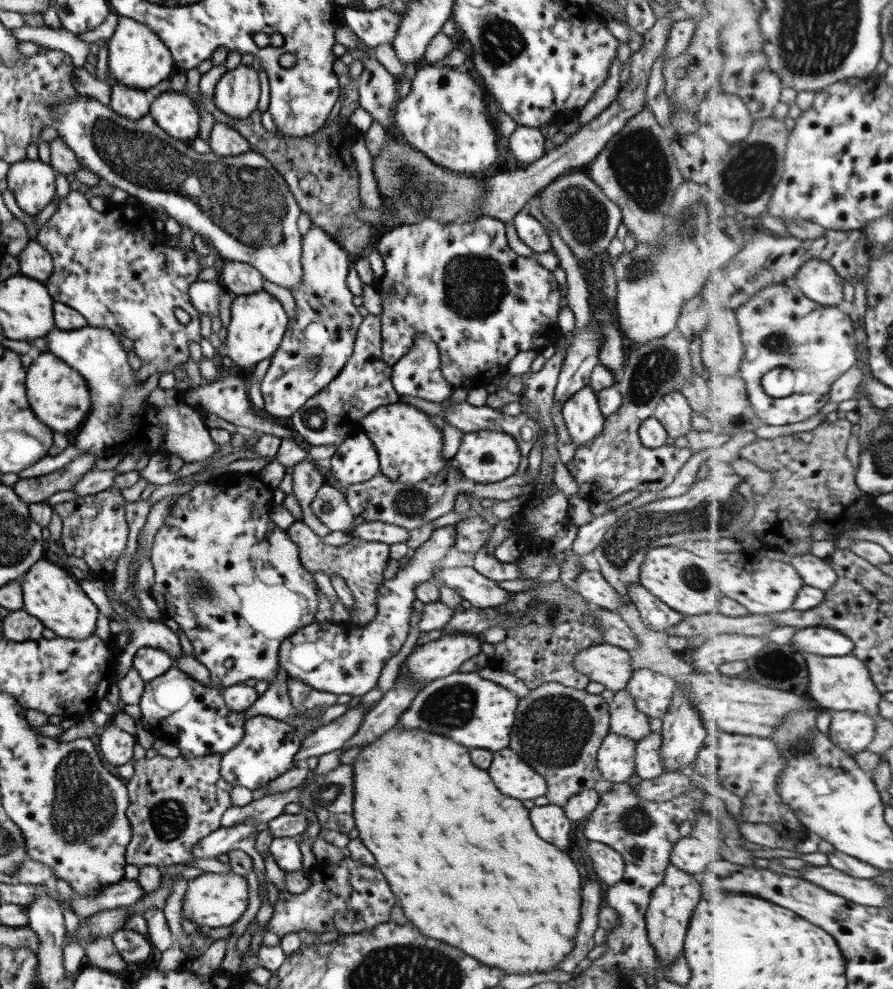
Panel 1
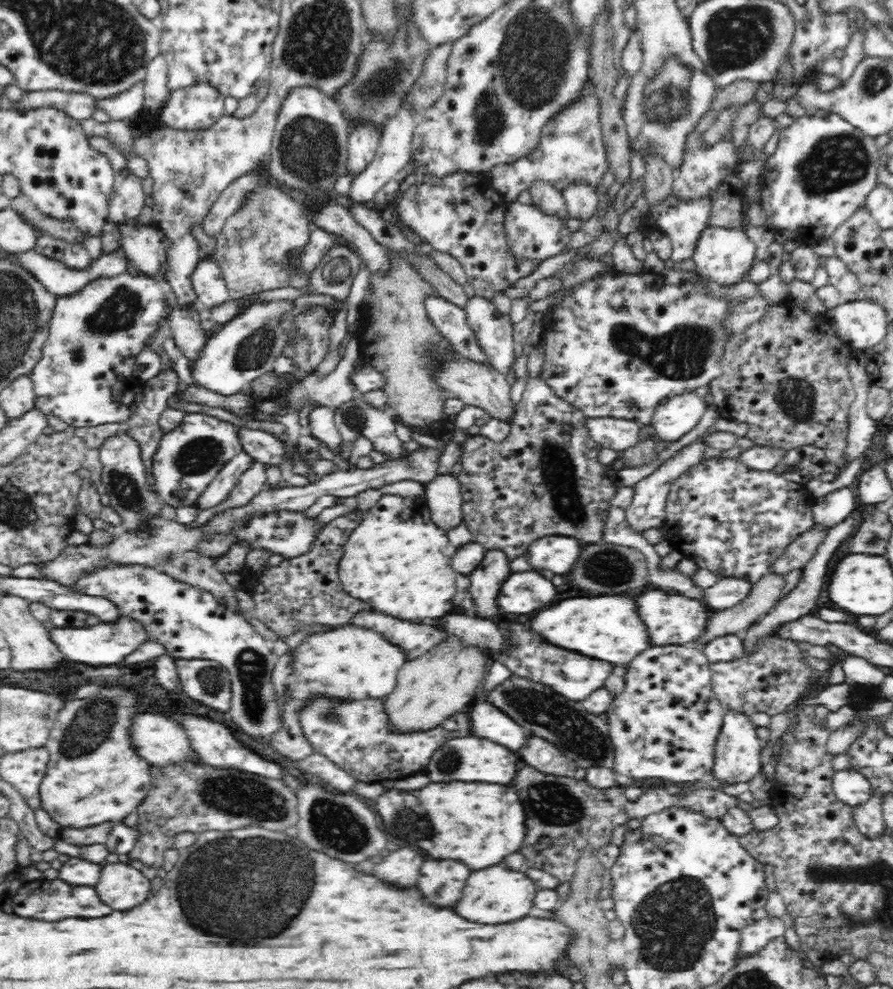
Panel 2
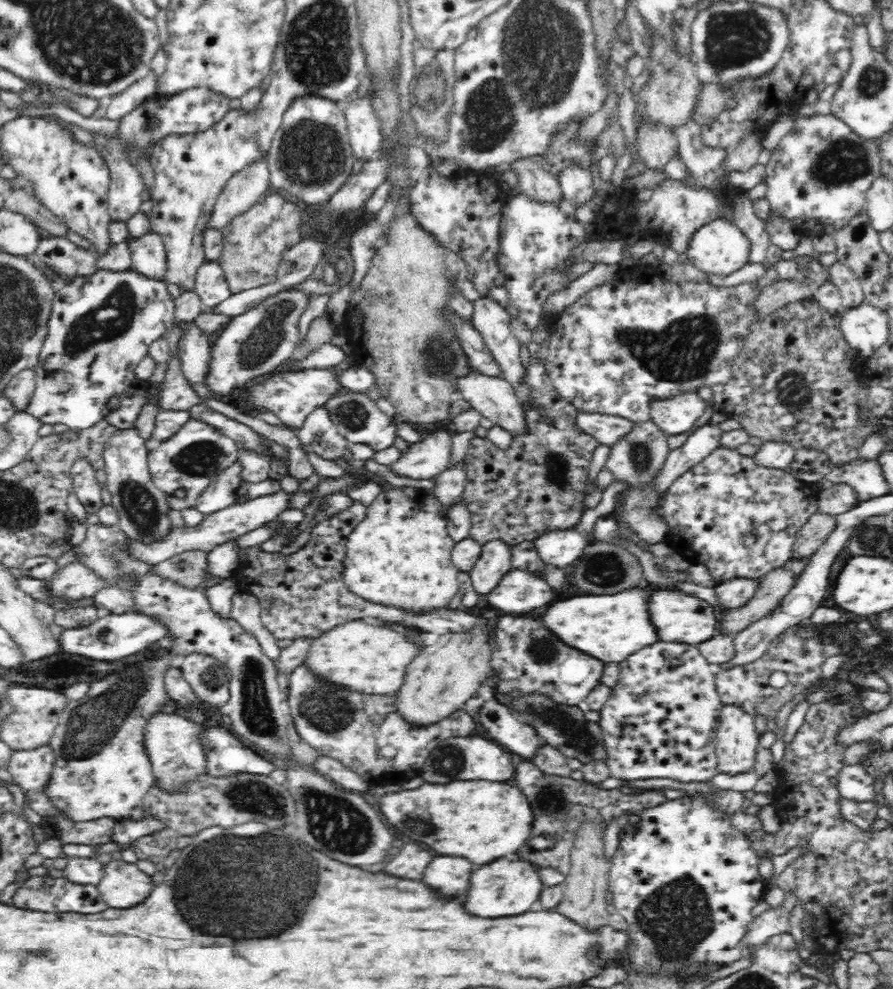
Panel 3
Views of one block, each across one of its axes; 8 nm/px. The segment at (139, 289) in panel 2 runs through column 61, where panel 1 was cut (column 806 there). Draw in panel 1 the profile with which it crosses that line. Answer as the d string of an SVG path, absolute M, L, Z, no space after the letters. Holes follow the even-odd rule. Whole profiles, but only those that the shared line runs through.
M793 282L771 284L755 294L745 305L735 309L738 323L745 345L745 358L741 364L741 378L747 382L748 399L763 424L783 426L795 424L811 418L813 414L820 414L821 408L831 401L829 397L836 380L839 380L857 363L856 349L858 348L856 329L851 316L844 314L837 307L829 307L815 300L811 300ZM775 368L791 368L796 374L796 387L791 396L775 398L765 392L763 377Z

